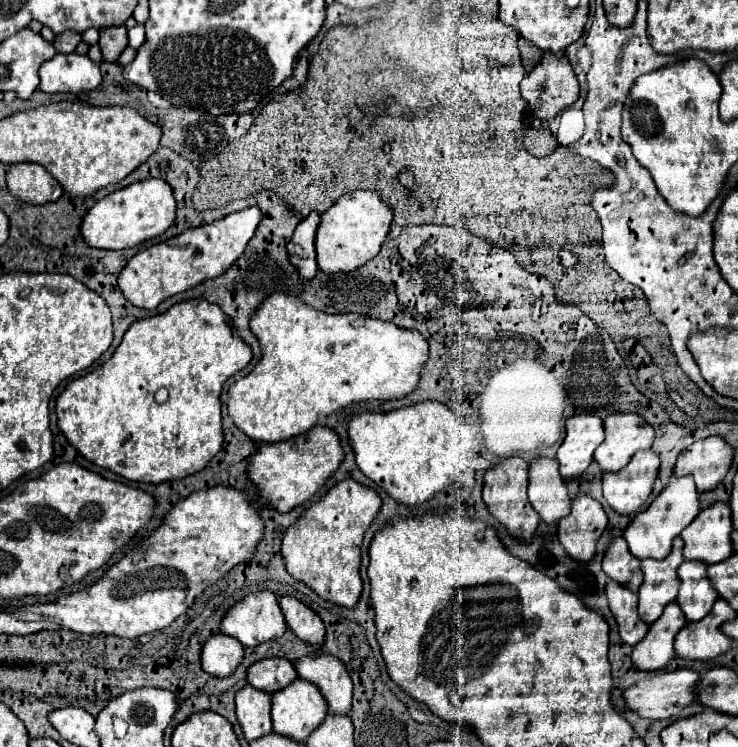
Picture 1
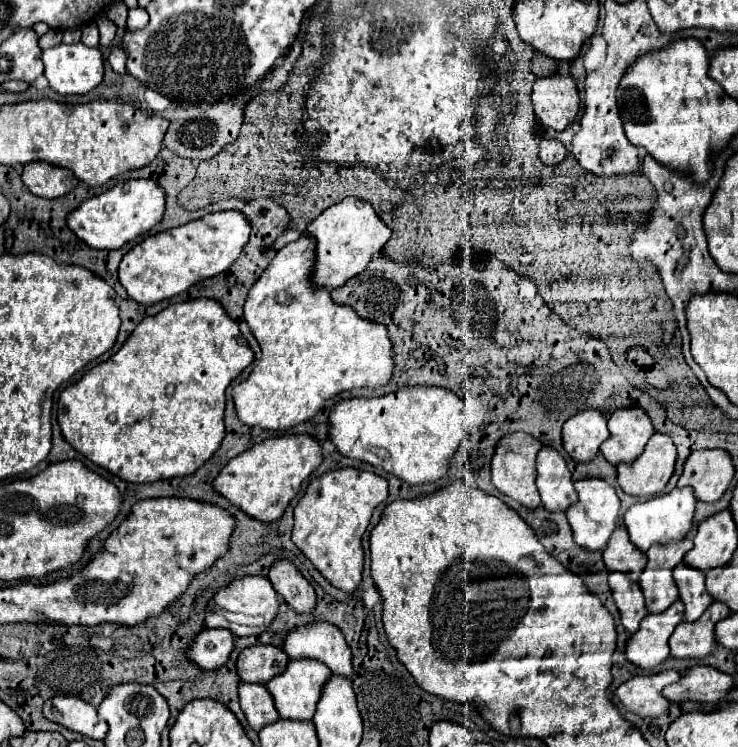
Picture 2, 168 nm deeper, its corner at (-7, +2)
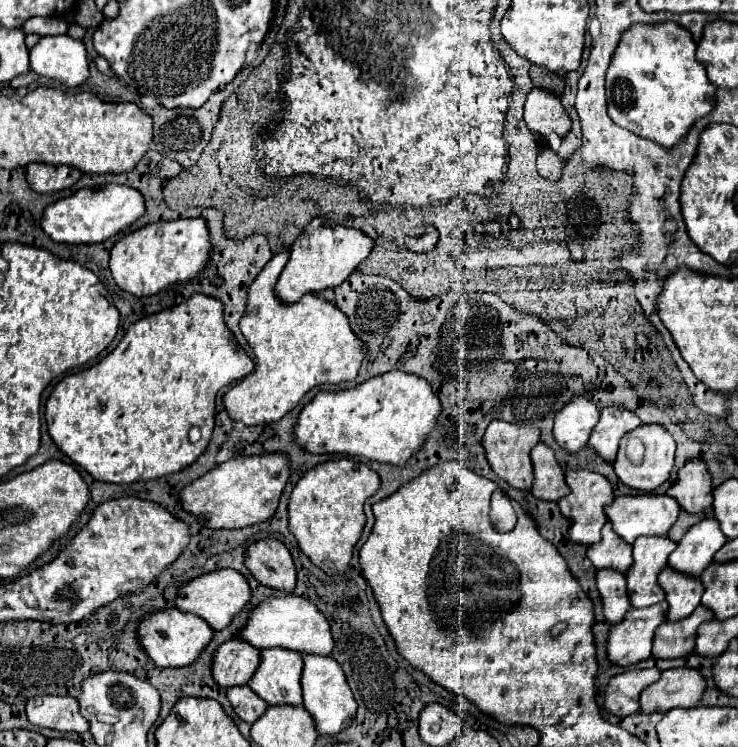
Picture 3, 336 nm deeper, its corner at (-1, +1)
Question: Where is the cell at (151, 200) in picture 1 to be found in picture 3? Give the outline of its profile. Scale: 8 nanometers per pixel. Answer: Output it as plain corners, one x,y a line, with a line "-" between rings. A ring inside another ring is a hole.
103,184
97,188
77,190
75,194
49,204
49,208
45,208
45,216
41,216
41,228
55,242
95,244
129,228
143,216
143,212
143,196
137,190
123,184

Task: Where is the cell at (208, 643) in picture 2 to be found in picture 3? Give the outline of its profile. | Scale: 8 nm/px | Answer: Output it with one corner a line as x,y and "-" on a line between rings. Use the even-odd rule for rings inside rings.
163,608
153,614
145,614
137,624
137,640
143,652
161,668
181,668
195,662
201,650
211,642
213,628
205,620
193,616
191,612
181,612
179,608

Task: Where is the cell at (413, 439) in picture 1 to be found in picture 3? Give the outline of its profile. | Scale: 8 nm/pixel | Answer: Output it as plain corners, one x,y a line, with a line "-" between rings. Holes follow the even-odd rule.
385,372
355,388
317,392
299,412
293,434
295,444
311,454
343,454
387,464
405,464
435,428
439,414
441,402
427,380
407,372

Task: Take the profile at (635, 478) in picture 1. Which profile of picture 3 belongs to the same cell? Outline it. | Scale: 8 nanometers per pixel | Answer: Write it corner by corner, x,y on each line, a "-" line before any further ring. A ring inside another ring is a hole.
641,424
637,426
635,430
631,430
623,440
621,440
621,446
619,446
619,454
617,454
617,460
615,460
615,472
619,476
619,480
623,484
627,484
629,488
635,488
635,490
655,490
657,486
661,486
669,474
671,474
671,468
673,468
673,456
675,456
675,440
673,436
659,424
-
633,436
633,438
639,438
643,444
645,444
645,456
643,456
643,462
641,464
631,464
627,454
625,454
625,448
627,448
627,438

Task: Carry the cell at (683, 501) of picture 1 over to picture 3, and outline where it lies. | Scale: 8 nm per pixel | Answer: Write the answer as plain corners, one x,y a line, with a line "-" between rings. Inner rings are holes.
639,494
639,496
617,496
613,502
605,508
605,514
609,522
613,524
613,530
629,544
633,544
639,536
665,536
667,530
675,524
679,516
679,504
675,498
667,494

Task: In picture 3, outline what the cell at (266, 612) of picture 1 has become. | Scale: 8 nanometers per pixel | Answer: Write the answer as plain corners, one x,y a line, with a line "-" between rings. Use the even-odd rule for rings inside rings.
213,570
213,572
205,572
201,576
185,582
177,592
175,606
179,610
197,614
213,630
221,630
249,602
249,598
251,598
251,590
249,590
249,584
243,578
243,574
239,574
237,570

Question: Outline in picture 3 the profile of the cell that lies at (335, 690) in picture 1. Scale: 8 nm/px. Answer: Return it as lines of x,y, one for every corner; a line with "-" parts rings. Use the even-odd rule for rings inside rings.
291,592
281,596
269,596
259,606
255,606
245,622
245,626
239,630
241,640
255,648
287,648
297,650
303,654
323,654
329,656
333,650
333,638
329,630
329,622
325,616
317,610
315,604
305,600
303,596

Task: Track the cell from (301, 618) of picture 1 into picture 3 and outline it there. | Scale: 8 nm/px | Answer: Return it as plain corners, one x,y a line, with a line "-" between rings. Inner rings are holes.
263,538
247,546
245,566
263,586
293,592
295,588
295,564
291,552
277,538

